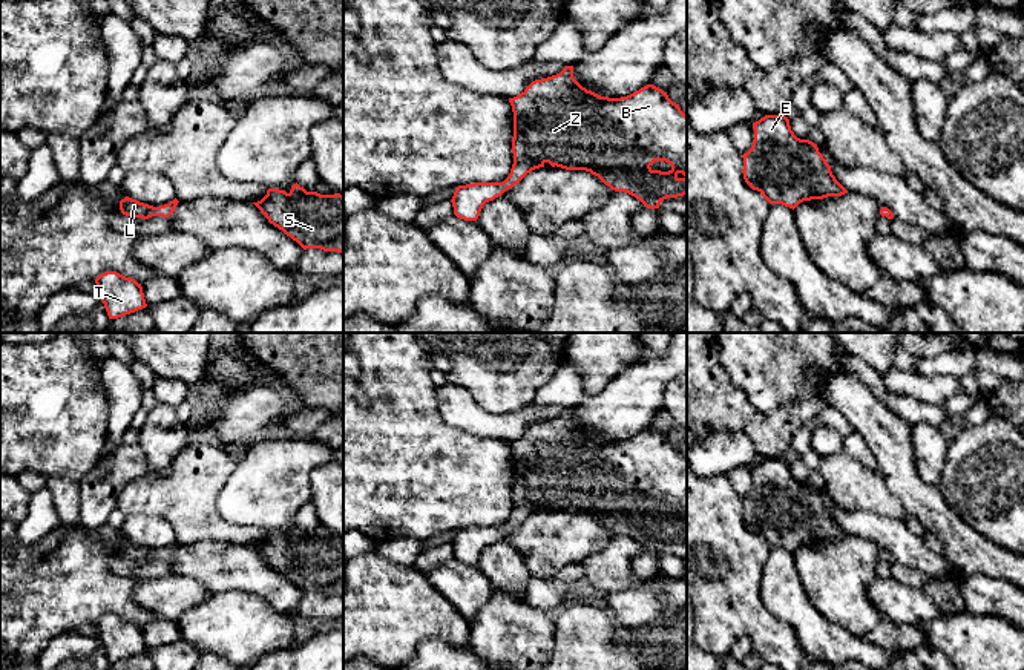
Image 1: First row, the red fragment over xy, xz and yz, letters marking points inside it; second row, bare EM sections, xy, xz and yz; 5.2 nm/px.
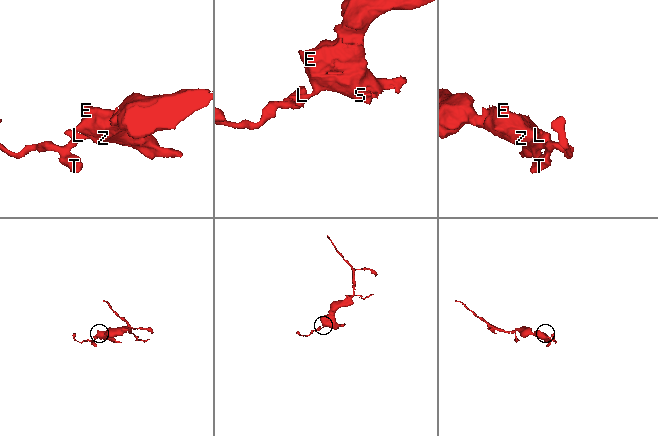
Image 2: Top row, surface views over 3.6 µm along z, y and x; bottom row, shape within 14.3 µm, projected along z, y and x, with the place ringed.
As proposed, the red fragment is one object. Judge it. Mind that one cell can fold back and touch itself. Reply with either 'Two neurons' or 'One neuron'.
One neuron

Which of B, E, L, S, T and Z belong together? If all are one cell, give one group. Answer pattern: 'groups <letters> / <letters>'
groups B E L S T Z

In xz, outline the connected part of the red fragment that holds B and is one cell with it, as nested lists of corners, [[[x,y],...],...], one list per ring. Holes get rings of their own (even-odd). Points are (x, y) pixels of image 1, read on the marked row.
[[[566,66],[556,75],[532,81],[520,95],[509,98],[509,103],[514,112],[510,173],[503,182],[474,182],[455,187],[451,202],[457,218],[477,221],[486,202],[501,196],[527,173],[544,167],[546,163],[566,170],[590,172],[612,190],[635,196],[647,209],[659,209],[664,199],[687,195],[687,115],[662,89],[647,84],[627,97],[601,97],[583,87],[573,78],[573,66]],[[655,161],[665,161],[671,169],[668,172],[653,170],[650,166]]]

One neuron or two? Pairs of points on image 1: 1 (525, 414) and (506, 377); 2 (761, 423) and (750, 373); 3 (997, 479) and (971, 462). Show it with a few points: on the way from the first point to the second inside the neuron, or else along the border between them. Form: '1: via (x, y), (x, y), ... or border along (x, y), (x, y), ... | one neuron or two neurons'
1: border along (546, 382), (520, 408), (485, 408) | two neurons
2: border along (733, 382), (759, 410), (771, 411), (793, 400) | two neurons
3: via (991, 472), (977, 462) | one neuron

